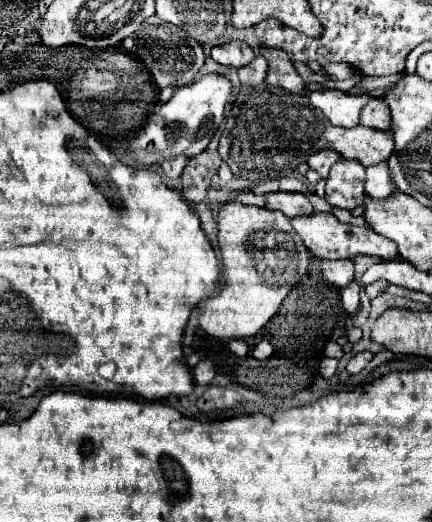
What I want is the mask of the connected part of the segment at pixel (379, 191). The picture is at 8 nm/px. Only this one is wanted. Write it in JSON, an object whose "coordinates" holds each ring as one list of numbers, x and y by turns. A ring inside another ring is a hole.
{"coordinates":[[369,166,367,168,367,184,365,184,365,194,385,198,395,190,395,184,389,180,389,170,385,166]]}

